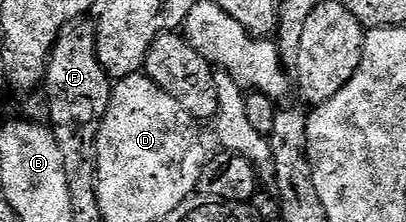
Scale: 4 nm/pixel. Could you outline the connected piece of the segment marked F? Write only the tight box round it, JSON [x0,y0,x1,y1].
[45,20,113,191]

